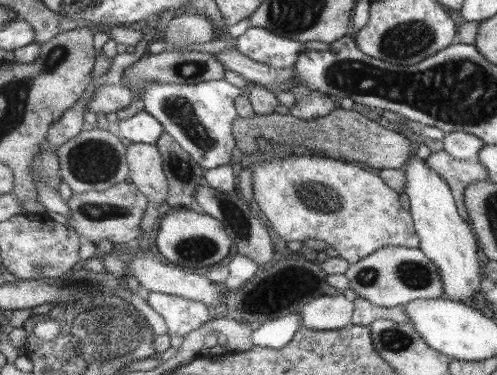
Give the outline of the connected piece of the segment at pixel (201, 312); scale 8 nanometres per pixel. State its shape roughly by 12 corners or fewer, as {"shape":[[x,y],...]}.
{"shape":[[149,292],[167,336],[187,334],[214,316],[205,303]]}

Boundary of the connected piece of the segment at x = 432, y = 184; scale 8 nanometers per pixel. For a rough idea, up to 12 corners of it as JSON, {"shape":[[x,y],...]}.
{"shape":[[411,156],[403,193],[441,298],[479,290],[476,235],[445,179]]}

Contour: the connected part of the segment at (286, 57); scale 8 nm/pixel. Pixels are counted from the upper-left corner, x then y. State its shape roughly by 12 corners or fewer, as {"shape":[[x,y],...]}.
{"shape":[[248,27],[235,49],[273,69],[294,67],[303,44]]}

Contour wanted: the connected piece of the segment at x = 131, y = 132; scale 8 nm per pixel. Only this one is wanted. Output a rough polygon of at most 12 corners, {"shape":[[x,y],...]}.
{"shape":[[143,110],[120,120],[132,144],[155,145],[163,131]]}

